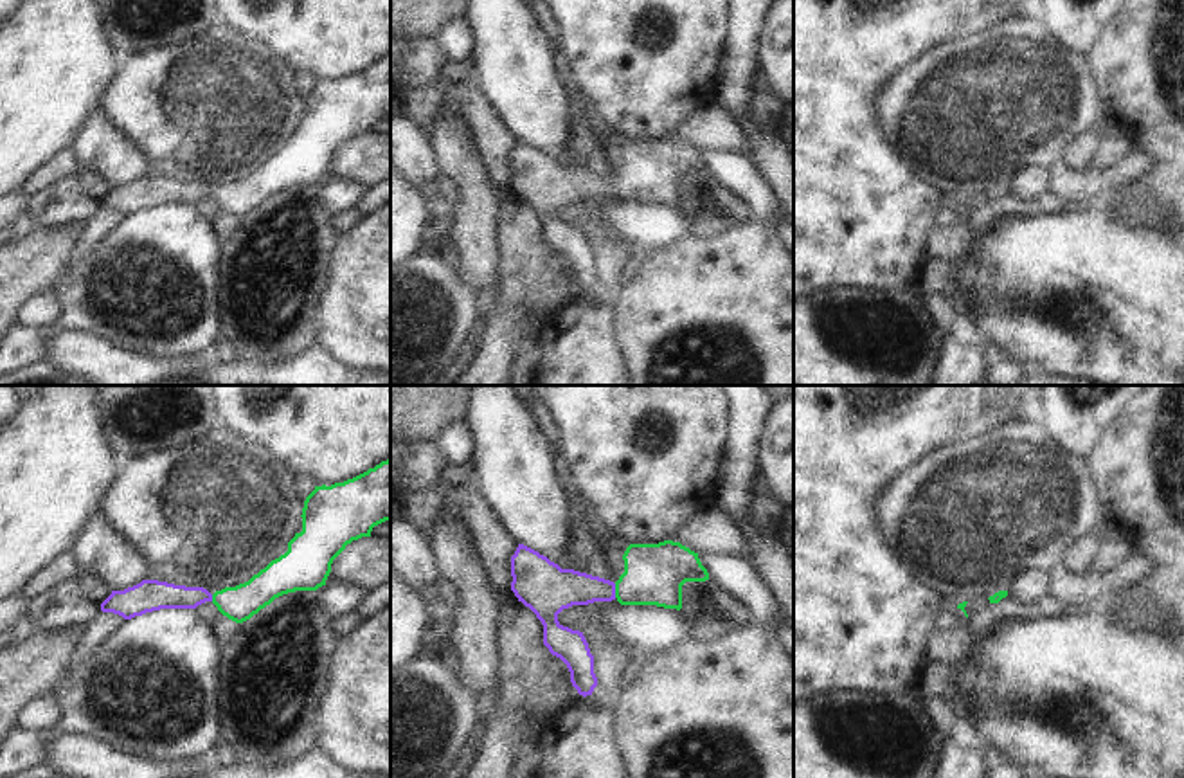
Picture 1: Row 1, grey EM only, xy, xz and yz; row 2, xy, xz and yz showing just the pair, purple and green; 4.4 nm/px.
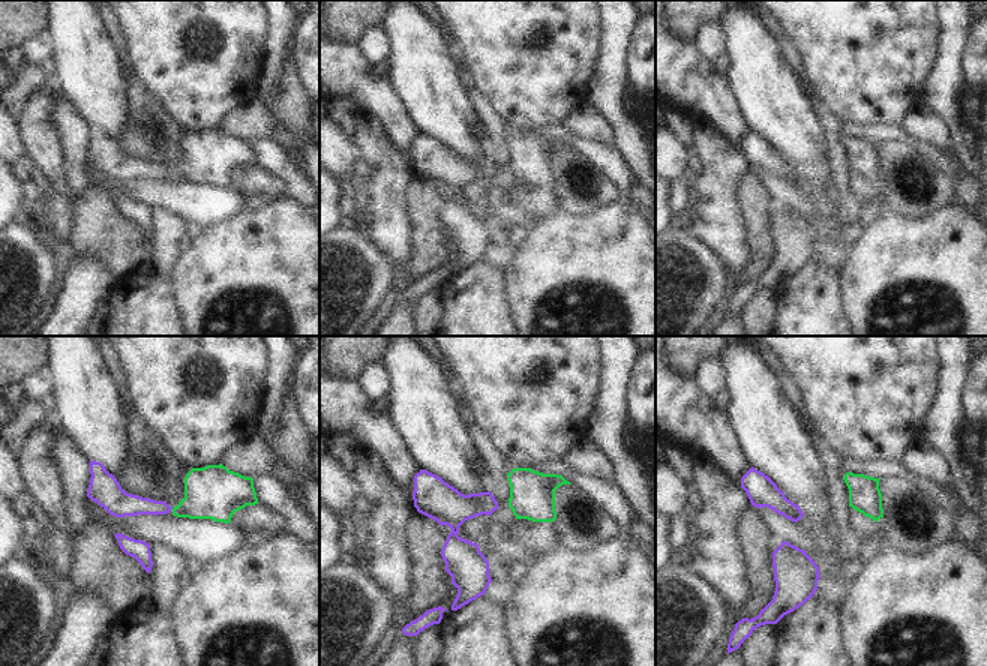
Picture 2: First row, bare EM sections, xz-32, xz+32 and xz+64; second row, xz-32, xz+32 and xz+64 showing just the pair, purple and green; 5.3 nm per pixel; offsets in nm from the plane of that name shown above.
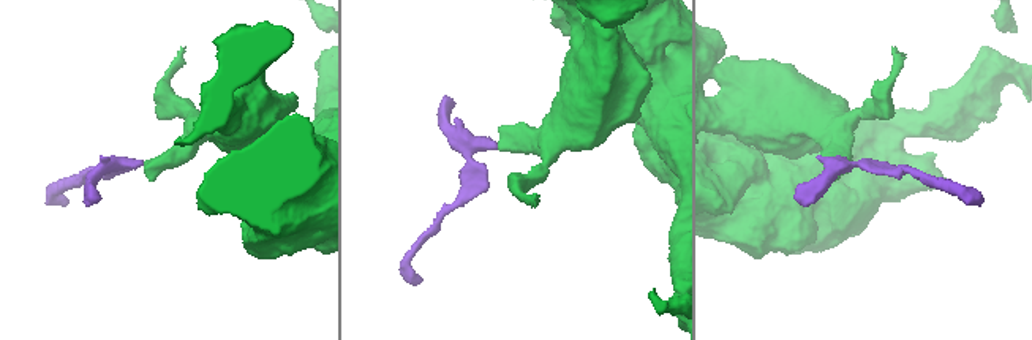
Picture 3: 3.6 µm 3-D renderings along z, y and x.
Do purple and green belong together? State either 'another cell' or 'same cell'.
same cell

